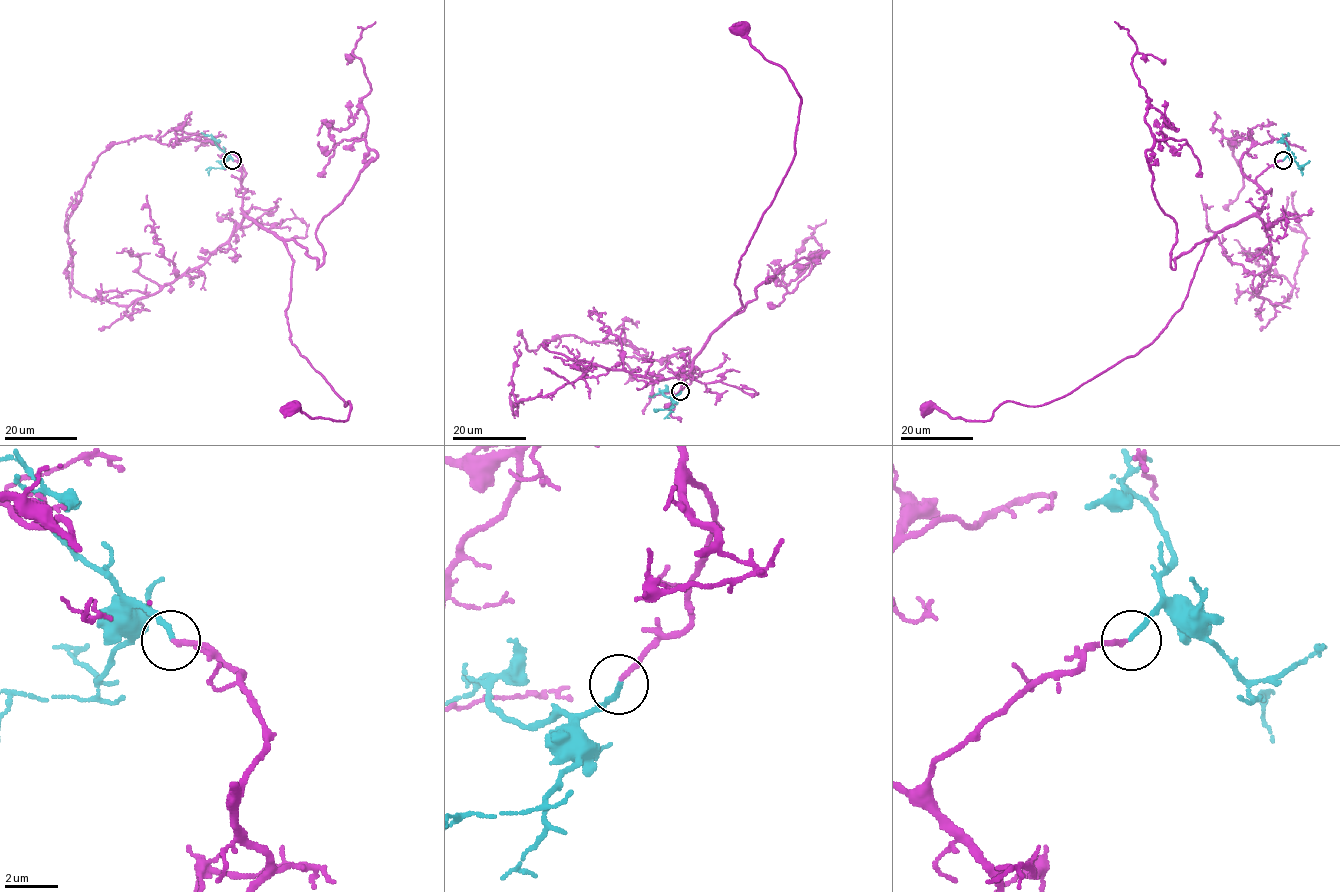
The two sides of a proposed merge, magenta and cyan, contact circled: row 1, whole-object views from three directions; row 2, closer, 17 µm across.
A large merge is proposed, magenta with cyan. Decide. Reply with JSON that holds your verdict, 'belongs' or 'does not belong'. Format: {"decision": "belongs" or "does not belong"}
{"decision": "belongs"}

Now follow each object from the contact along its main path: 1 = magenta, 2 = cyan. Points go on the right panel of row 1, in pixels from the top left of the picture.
1: (1282, 160), (1134, 355), (987, 420), (925, 405)
2: (1283, 160), (1289, 148), (1282, 137), (1288, 133)

